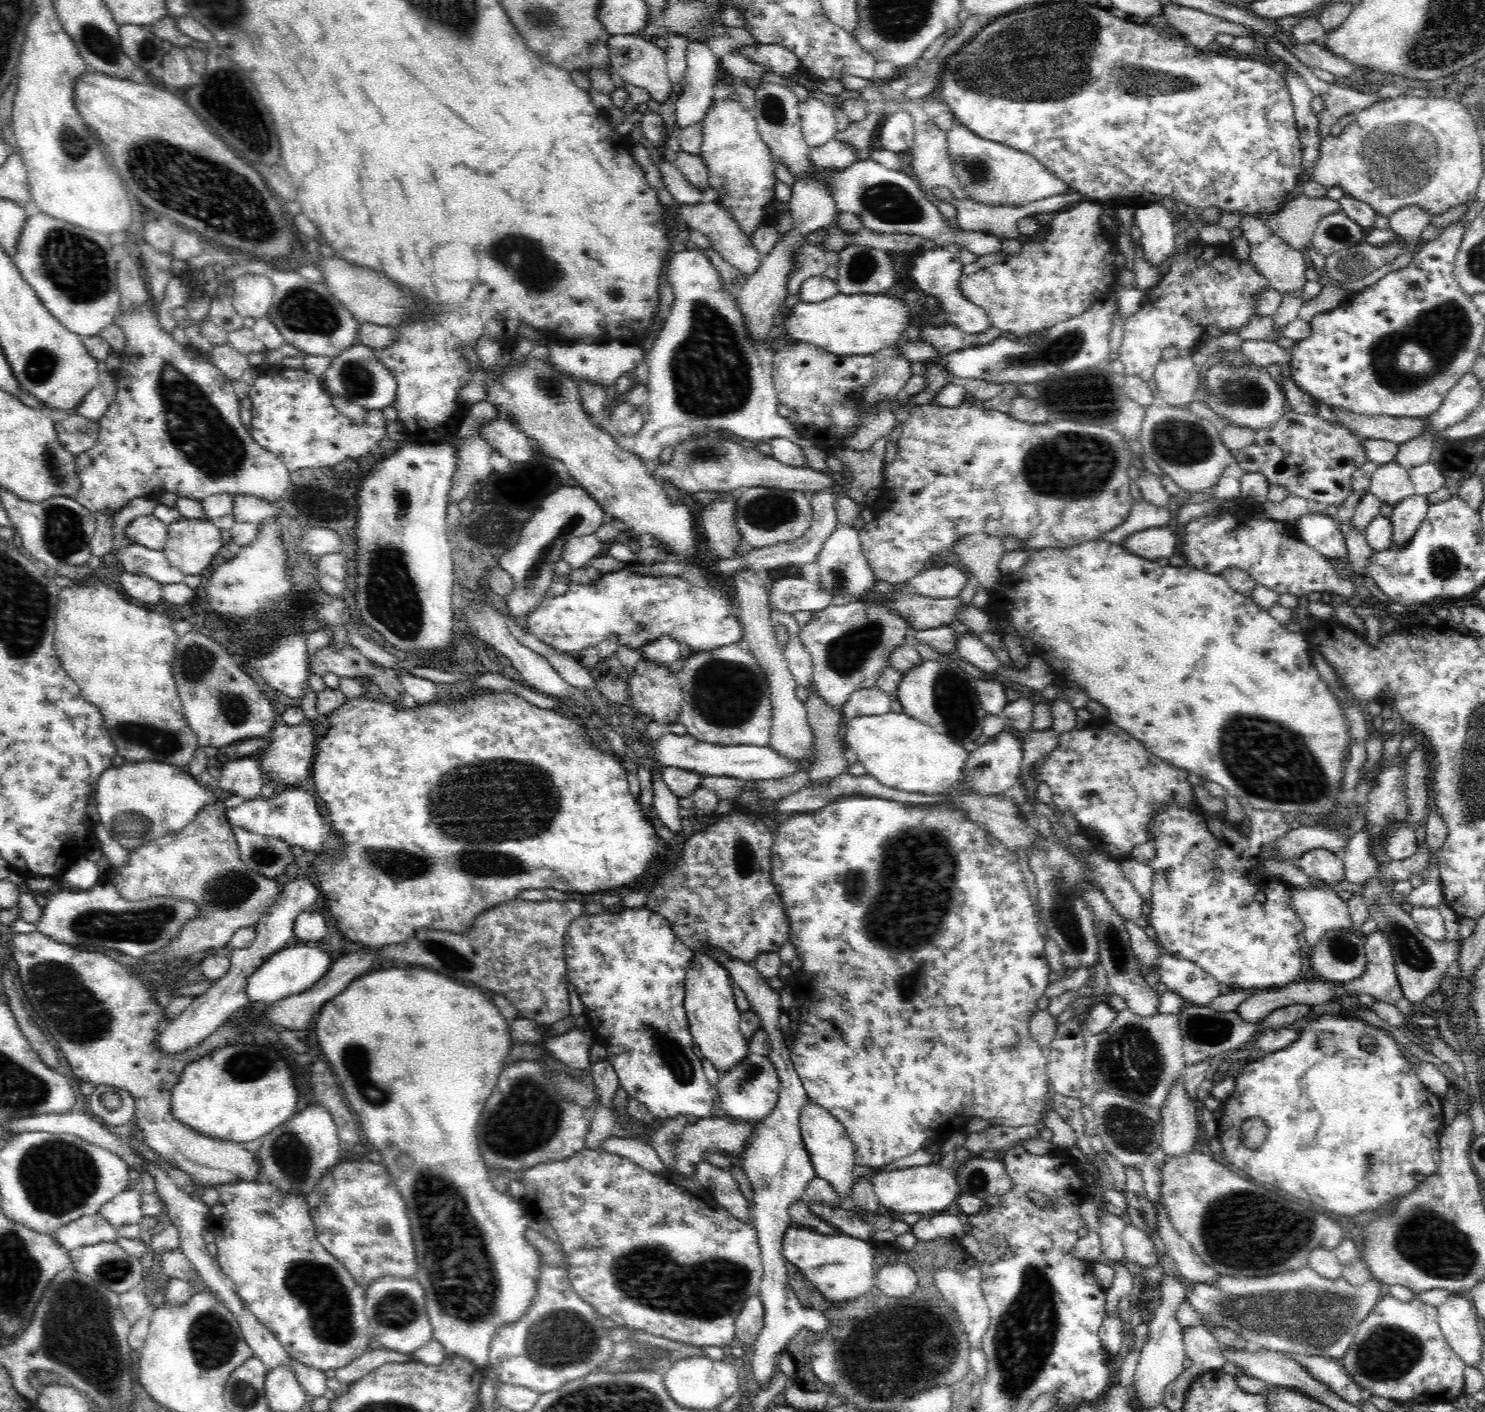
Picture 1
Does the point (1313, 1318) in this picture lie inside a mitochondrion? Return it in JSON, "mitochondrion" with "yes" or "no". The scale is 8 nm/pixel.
{"mitochondrion":"yes"}

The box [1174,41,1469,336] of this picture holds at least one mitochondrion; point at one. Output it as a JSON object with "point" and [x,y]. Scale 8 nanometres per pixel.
{"point":[1402,155]}

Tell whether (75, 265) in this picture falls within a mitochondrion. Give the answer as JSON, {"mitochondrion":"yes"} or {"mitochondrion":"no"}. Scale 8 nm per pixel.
{"mitochondrion":"yes"}

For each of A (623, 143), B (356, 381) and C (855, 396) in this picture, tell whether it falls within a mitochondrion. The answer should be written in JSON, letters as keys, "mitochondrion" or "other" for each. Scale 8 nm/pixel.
{"A":"other","B":"mitochondrion","C":"mitochondrion"}

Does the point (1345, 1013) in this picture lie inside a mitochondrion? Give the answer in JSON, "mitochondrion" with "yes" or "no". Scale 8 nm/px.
{"mitochondrion":"no"}

